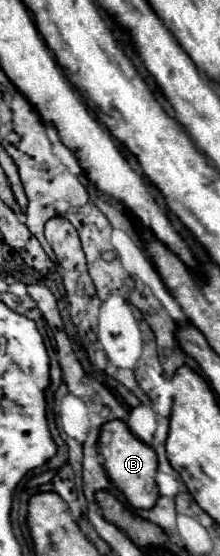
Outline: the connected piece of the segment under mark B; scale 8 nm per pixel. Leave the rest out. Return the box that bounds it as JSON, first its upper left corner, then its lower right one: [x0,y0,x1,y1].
[99,421,159,509]

